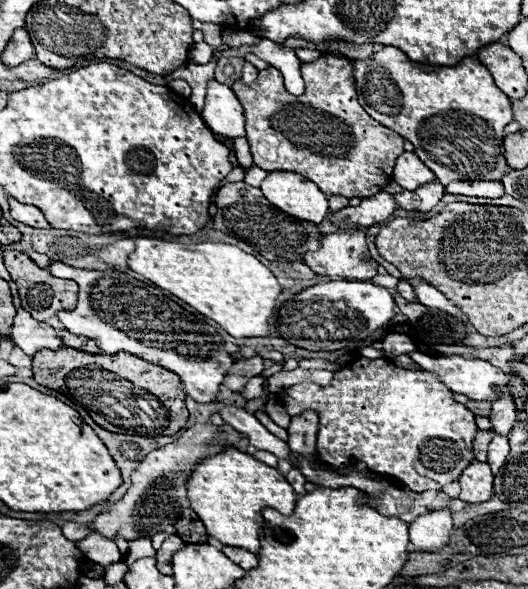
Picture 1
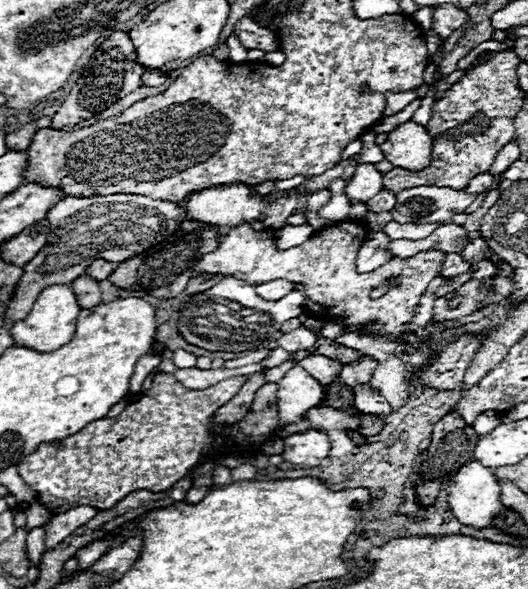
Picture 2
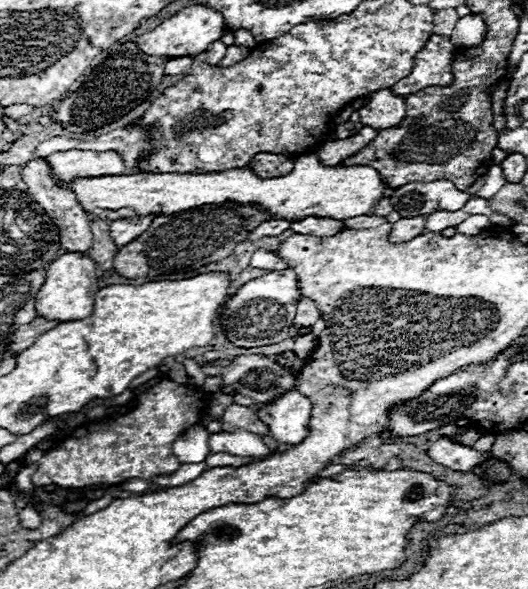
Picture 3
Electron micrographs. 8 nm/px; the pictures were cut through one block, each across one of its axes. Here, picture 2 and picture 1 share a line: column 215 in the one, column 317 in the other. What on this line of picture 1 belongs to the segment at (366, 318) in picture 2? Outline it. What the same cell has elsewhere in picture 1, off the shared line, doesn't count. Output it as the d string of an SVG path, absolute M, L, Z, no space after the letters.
M358 228L358 230L336 230L334 234L328 234L322 238L322 246L316 252L306 252L304 254L304 264L310 266L316 274L320 276L328 276L328 278L344 278L344 280L372 280L378 270L376 270L376 262L364 260L364 256L368 256L368 246L366 246L366 238L364 238L366 230Z

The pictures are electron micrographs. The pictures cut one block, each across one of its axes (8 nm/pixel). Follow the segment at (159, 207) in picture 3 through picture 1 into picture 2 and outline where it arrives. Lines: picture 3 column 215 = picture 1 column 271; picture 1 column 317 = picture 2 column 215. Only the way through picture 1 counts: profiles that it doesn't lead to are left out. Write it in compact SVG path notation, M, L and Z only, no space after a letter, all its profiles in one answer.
M228 184L228 186L216 186L216 188L204 188L198 190L194 194L188 194L180 206L186 208L186 216L192 220L202 220L208 224L218 224L218 226L242 226L242 224L250 224L252 220L262 220L262 224L266 228L274 228L280 230L286 222L288 216L292 214L302 214L312 226L314 230L322 230L326 226L326 220L318 216L318 210L330 200L330 190L320 190L314 194L302 194L302 192L294 192L290 196L282 196L276 202L268 202L266 196L256 194L256 186L248 186L248 184Z

